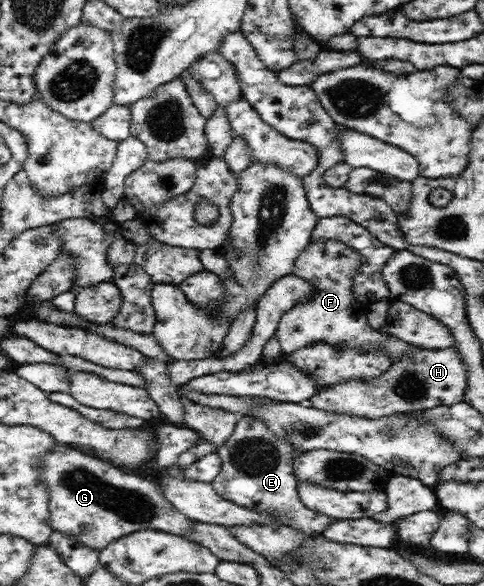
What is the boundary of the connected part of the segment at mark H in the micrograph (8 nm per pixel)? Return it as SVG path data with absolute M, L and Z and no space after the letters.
M412 347L391 360L390 366L378 376L351 376L322 388L310 400L334 411L349 412L360 416L386 416L396 413L420 413L432 408L448 406L463 400L466 369L454 349L429 350Z

